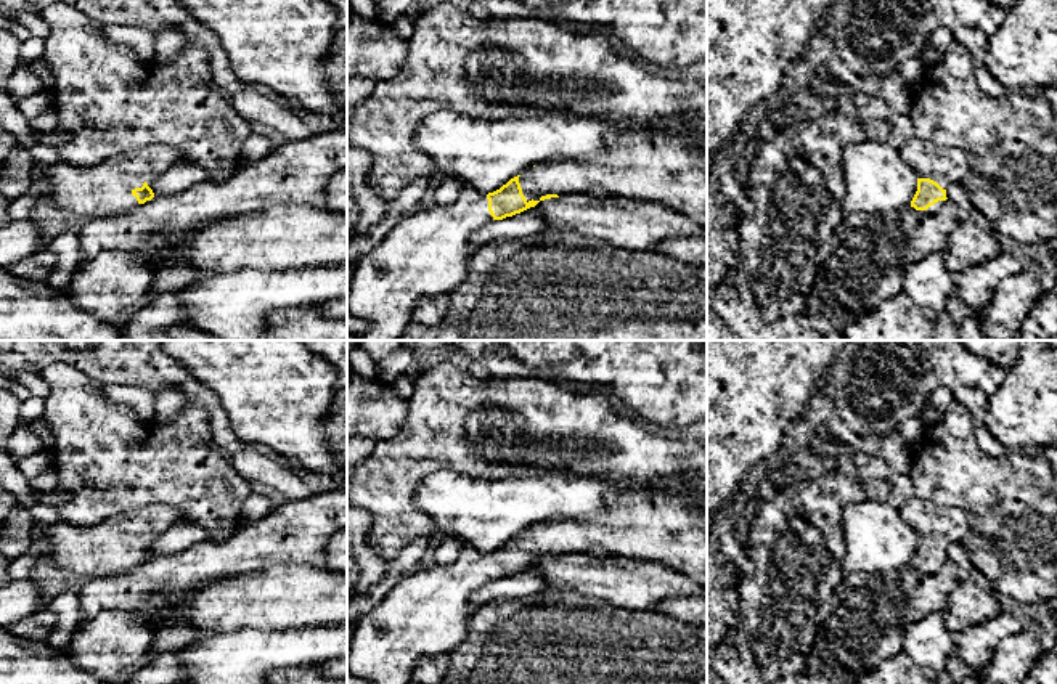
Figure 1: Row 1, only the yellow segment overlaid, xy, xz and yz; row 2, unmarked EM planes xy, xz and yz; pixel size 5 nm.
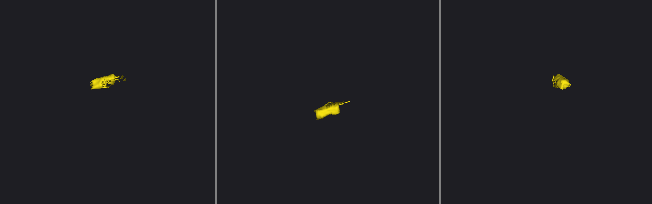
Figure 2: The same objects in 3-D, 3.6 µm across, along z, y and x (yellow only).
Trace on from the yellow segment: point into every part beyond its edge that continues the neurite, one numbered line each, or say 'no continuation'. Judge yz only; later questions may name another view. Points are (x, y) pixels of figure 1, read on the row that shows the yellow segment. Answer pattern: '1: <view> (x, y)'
1: yz (946, 166)

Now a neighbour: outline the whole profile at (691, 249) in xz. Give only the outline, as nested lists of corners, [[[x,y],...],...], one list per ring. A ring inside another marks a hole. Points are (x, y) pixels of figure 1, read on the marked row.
[[[684,236],[660,242],[654,252],[689,265],[707,267],[707,236]]]

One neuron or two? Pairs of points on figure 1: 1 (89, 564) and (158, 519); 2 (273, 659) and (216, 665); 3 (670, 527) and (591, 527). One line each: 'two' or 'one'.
1: one
2: one
3: one

